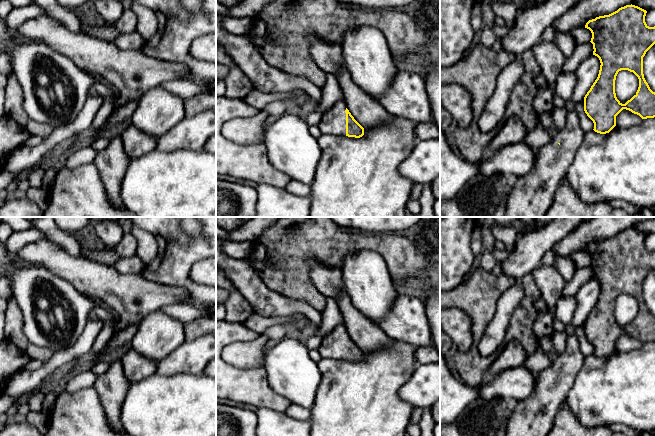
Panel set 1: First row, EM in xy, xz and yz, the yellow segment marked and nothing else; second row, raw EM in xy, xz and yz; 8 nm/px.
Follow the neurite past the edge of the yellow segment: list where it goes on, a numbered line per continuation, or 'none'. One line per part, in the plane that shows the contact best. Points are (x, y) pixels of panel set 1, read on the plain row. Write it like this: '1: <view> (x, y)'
1: xz (333, 346)

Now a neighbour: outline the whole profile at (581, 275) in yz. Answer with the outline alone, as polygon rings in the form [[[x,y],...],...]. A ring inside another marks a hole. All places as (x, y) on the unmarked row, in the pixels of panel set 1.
[[[591,266],[576,269],[572,278],[566,282],[562,296],[575,296],[584,283],[593,279],[593,275],[593,268]]]

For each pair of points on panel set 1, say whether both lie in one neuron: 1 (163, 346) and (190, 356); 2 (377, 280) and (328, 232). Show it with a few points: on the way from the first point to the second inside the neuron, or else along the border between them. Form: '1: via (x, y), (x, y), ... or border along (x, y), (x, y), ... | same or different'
1: border along (185, 340), (158, 362) | different
2: border along (374, 251), (357, 250), (349, 254), (339, 268) | different

